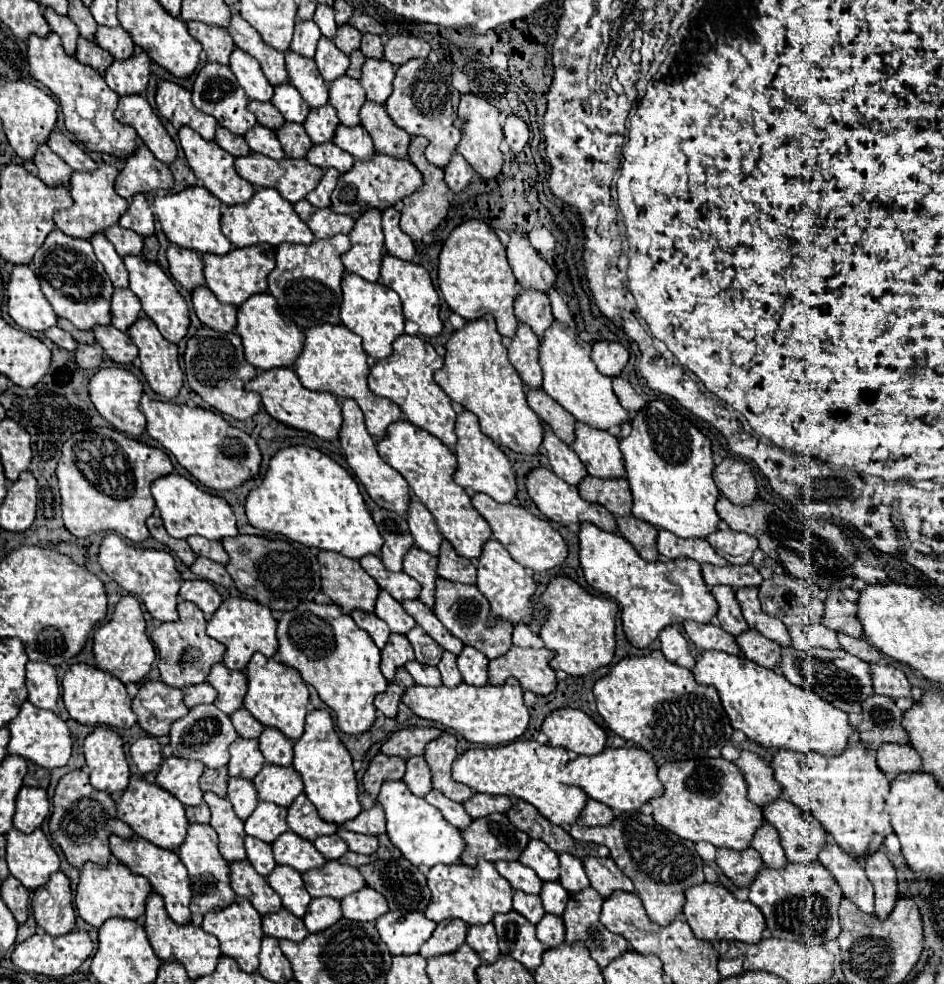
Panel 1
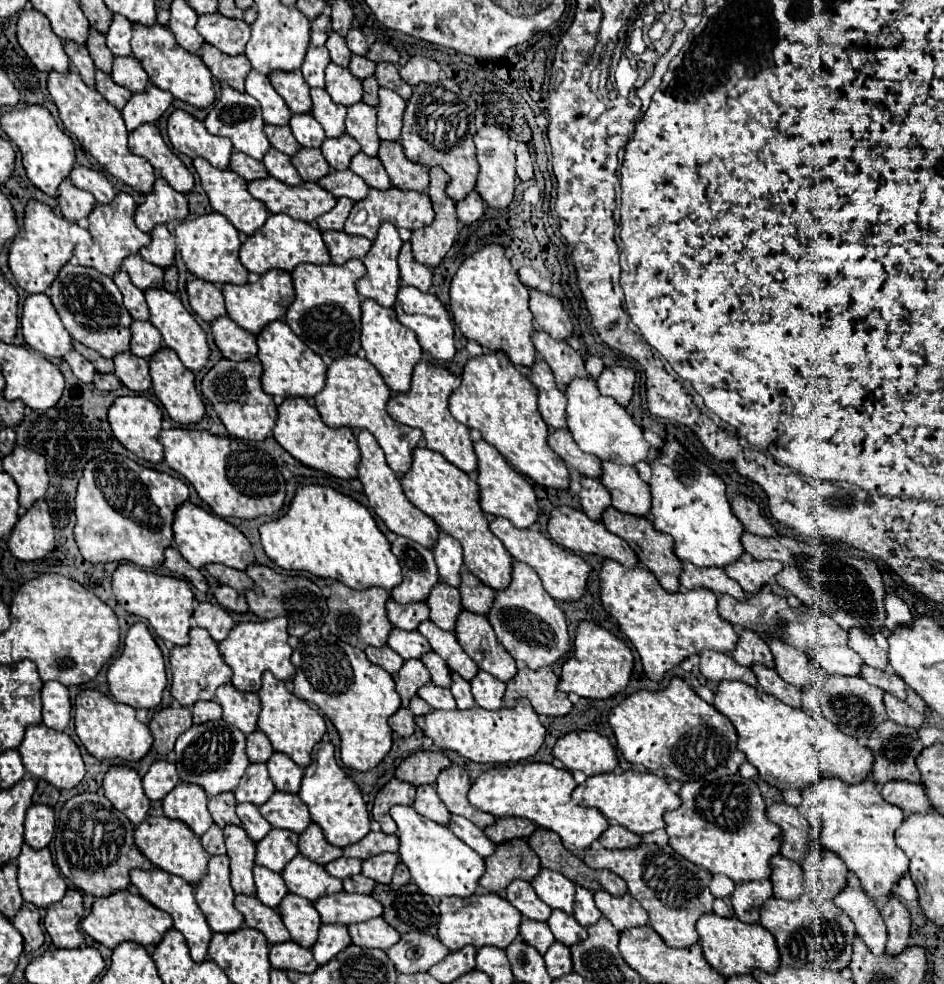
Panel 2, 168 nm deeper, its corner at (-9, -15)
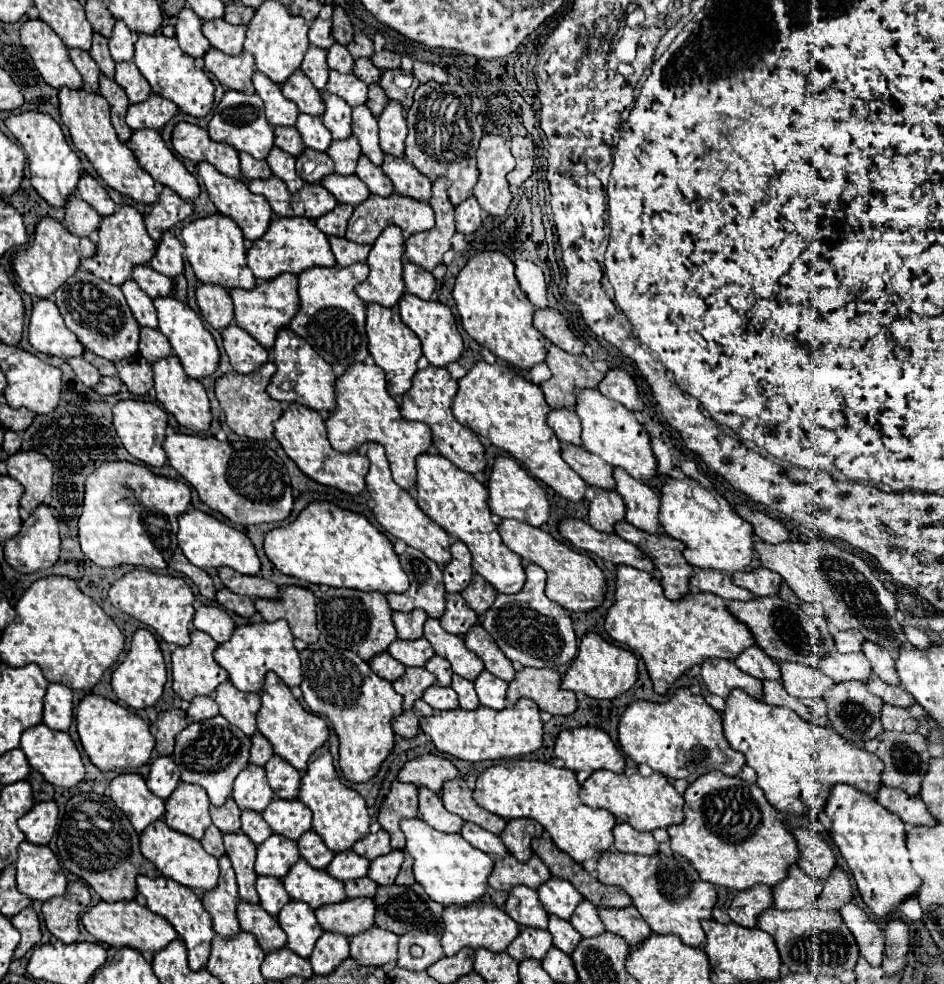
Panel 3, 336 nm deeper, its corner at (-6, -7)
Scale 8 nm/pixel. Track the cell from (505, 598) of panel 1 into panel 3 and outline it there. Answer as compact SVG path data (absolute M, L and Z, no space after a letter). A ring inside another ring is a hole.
M526 564L524 572L524 588L518 594L498 594L494 604L482 616L482 626L492 634L510 660L518 660L522 666L556 670L562 664L570 664L578 650L570 612L544 594L546 572L540 566Z

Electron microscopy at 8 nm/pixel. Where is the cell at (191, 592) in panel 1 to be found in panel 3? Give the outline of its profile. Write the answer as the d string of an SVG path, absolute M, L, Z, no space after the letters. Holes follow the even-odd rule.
M198 606L192 618L196 630L210 634L218 644L226 642L234 632L234 620L224 608L218 606Z

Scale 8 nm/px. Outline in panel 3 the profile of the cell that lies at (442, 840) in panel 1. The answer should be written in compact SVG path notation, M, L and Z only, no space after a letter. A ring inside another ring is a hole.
M404 818L400 820L400 828L406 836L404 850L414 858L416 882L428 892L434 902L440 902L442 906L464 906L478 900L486 892L486 880L494 864L488 854L484 854L482 850L474 850L460 834L436 832L420 818Z

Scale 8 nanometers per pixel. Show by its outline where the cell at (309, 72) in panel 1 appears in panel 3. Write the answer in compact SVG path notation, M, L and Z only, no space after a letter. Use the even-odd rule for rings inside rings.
M320 90L320 96L324 100L324 114L322 114L322 122L324 126L332 132L332 136L336 140L340 138L348 138L352 134L352 126L350 126L350 114L352 108L348 106L346 100L338 98L336 94L330 94L326 90Z

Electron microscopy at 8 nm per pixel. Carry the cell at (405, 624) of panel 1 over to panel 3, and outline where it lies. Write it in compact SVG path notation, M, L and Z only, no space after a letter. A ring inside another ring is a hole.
M398 638L388 646L388 652L404 666L424 666L428 658L434 654L434 648L426 638L418 638L418 640Z

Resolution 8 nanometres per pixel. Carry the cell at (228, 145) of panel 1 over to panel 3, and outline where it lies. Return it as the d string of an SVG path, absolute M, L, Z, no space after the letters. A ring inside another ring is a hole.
M240 152L240 172L246 180L254 180L254 178L270 178L270 166L266 160L256 160L244 152Z

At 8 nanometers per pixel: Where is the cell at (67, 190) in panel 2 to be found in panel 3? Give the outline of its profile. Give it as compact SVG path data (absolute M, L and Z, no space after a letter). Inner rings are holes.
M76 194L68 196L68 200L64 204L64 210L66 210L64 226L76 236L90 236L100 224L100 214L94 212L94 208L88 206Z

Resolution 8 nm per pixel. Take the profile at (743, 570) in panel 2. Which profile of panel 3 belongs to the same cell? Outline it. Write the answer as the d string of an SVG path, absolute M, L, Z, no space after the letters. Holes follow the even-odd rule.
M756 566L748 572L746 570L732 572L732 582L740 588L750 590L754 596L774 596L778 594L782 576L764 566Z

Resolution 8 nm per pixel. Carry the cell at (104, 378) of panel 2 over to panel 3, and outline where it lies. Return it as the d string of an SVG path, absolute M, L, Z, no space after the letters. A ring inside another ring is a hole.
M102 376L102 378L100 378L100 382L96 384L96 392L104 394L104 396L116 394L116 392L120 392L120 388L122 388L122 382L118 380L118 376L112 376L112 378Z

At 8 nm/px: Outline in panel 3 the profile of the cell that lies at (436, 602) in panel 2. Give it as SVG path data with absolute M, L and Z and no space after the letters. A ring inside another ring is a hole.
M458 592L446 594L446 610L440 618L440 624L446 632L462 636L476 622L478 622L478 616L472 612L472 608L468 608L468 604L464 602L464 598Z

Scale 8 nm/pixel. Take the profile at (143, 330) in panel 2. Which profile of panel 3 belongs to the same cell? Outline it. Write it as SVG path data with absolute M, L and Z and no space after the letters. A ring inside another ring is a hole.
M142 326L140 328L140 354L152 364L164 356L170 356L172 346L168 344L168 338L160 334L160 330Z

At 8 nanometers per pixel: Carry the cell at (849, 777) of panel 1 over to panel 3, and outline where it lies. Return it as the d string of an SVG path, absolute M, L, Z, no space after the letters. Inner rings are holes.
M836 784L830 788L824 812L832 820L830 838L846 860L862 900L878 918L894 912L902 900L916 894L920 878L914 874L912 862L908 858L904 842L906 826L898 816L880 806L870 794L864 794L848 784Z

